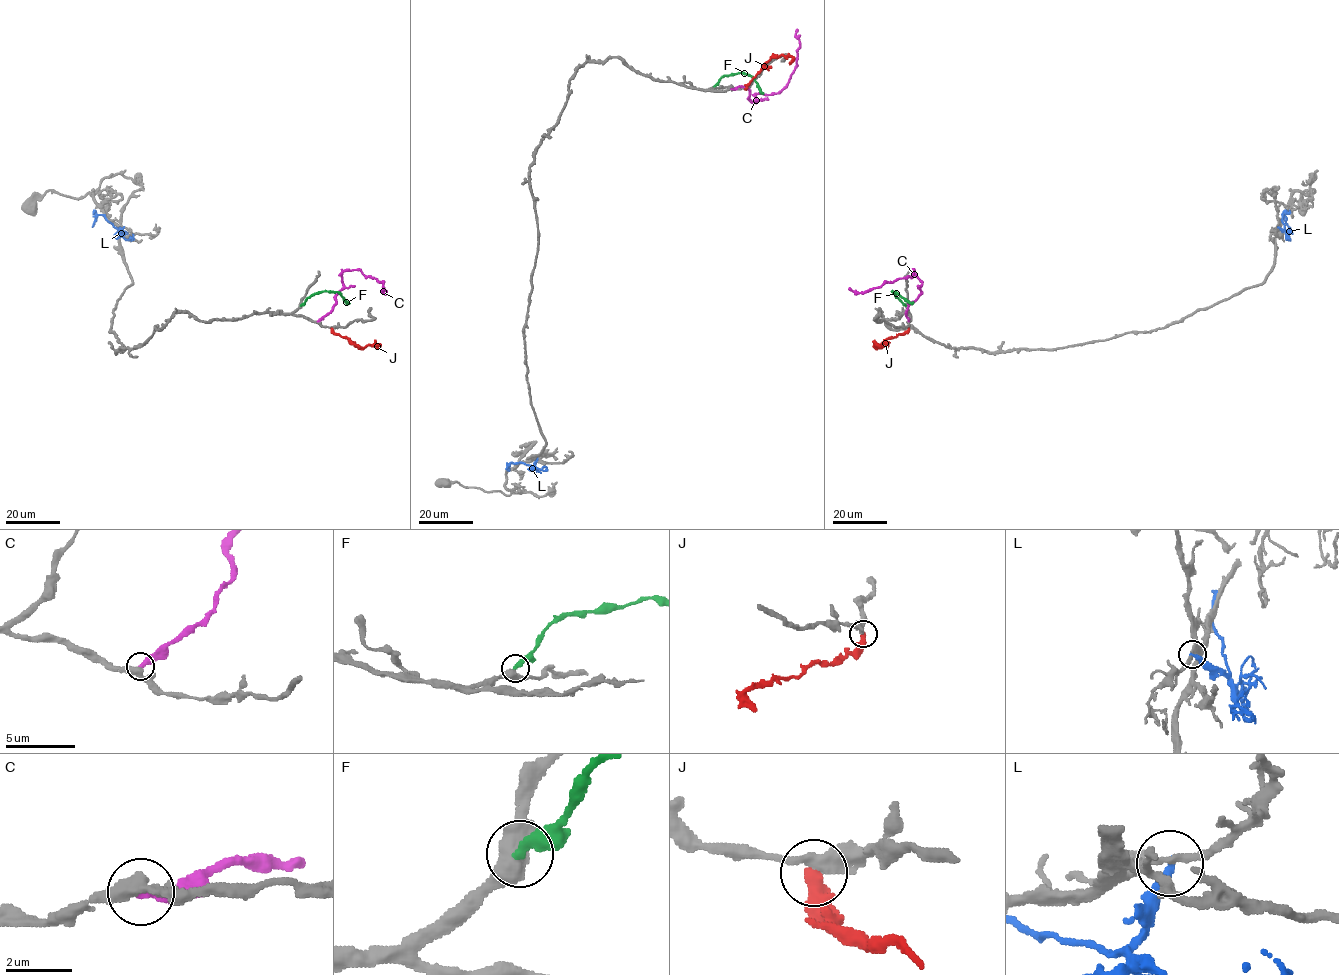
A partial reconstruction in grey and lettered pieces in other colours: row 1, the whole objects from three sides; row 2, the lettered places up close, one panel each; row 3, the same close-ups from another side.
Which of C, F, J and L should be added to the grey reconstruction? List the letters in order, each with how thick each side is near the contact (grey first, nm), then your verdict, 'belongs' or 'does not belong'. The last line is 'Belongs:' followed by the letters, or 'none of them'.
C: 400 nm thick on the grey side, 360 nm on the other; belongs
F: 550 nm thick on the grey side, 360 nm on the other; belongs
J: 360 nm thick on the grey side, 460 nm on the other; does not belong
L: 200 nm thick on the grey side, 280 nm on the other; does not belong
Belongs: C, F

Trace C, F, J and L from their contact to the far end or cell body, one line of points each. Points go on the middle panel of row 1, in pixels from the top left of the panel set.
C: (731, 89), (744, 86), (749, 92), (749, 98), (756, 102), (757, 94), (780, 92), (797, 64), (797, 29)
F: (714, 86), (724, 76), (744, 72), (763, 94)
J: (745, 89), (772, 57), (790, 56), (789, 64)
L: (537, 458), (532, 466), (510, 463), (506, 469)

